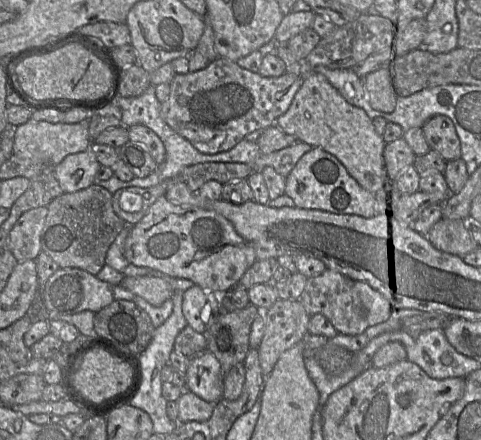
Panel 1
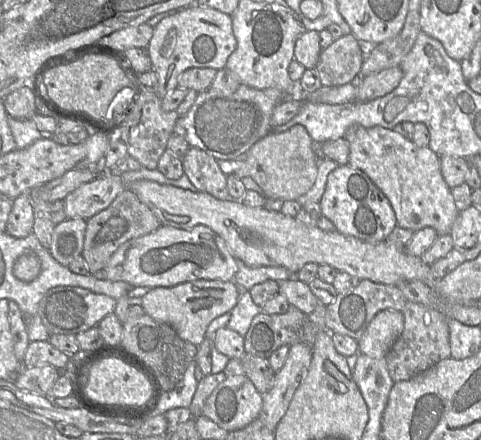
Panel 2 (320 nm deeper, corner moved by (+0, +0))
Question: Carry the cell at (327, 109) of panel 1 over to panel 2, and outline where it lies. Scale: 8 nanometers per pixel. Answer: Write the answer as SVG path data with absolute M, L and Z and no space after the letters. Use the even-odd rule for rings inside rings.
M353 125L346 131L344 139L349 143L348 164L366 173L383 192L394 210L398 227L411 230L413 233L431 227L438 236L449 235L459 212L455 207L451 190L442 176L439 156L428 146L418 147L396 131L380 126L366 128Z

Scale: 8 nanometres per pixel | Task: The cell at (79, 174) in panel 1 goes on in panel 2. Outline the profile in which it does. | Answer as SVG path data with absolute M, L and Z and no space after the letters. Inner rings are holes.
M104 171L65 197L66 217L89 219L106 209L123 190L121 175Z

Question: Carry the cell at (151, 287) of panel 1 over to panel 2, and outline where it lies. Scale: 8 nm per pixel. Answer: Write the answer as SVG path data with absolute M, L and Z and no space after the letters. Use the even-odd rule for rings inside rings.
M195 280L173 287L153 287L142 296L141 306L154 320L170 325L185 341L199 346L212 320L230 312L241 296L233 281Z

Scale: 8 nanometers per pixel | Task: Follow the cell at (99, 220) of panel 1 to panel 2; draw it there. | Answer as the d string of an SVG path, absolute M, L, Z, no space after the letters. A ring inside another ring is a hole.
M123 190L106 209L87 219L81 255L89 273L105 268L114 252L126 241L151 233L160 226L159 219L133 191Z

